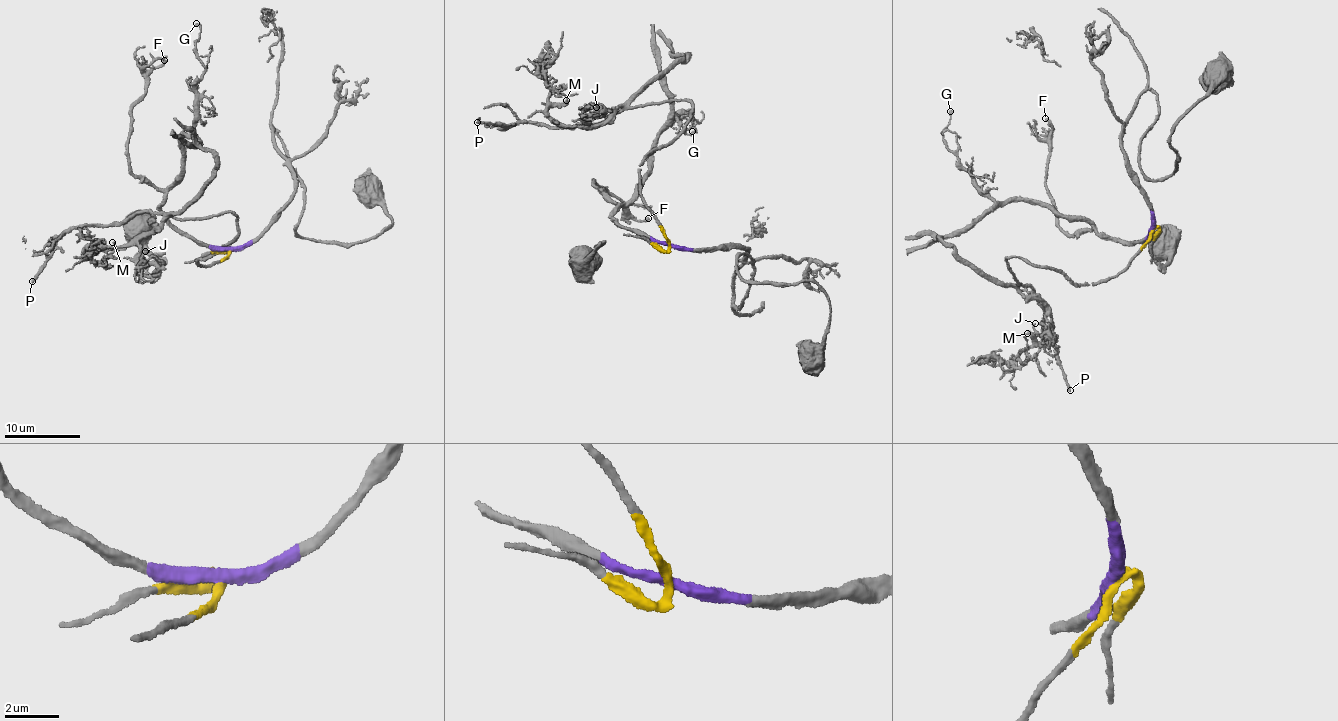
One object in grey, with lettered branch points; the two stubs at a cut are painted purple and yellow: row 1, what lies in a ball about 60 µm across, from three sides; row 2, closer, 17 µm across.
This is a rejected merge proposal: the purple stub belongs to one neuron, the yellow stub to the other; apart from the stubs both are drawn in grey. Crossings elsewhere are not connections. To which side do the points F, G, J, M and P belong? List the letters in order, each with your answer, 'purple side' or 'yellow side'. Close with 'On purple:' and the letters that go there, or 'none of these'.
F: purple side
G: purple side
J: yellow side
M: yellow side
P: yellow side
On purple: F, G

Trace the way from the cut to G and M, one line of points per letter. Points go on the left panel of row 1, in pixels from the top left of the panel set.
G: (230, 250), (183, 236), (159, 205), (181, 169), (181, 134), (190, 134), (197, 114), (203, 65), (196, 23)
M: (230, 251), (197, 260), (235, 237), (236, 216), (226, 212), (166, 217), (97, 252), (112, 241)

